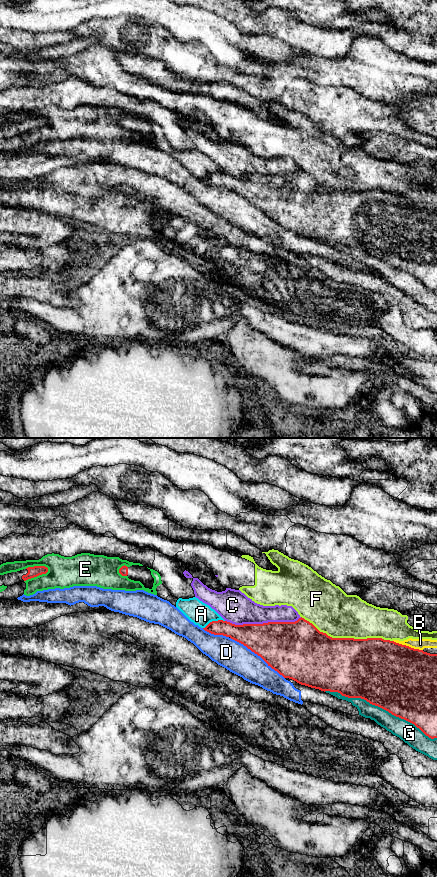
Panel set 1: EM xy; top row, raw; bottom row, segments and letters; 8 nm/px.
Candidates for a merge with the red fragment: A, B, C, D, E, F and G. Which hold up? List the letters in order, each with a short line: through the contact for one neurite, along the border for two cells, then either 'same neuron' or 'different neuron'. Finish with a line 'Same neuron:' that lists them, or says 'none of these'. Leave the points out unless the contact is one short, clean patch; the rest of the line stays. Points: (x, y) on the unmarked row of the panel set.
A: different neuron
B: different neuron
C: different neuron
D: different neuron
E: different neuron
F: different neuron
G: different neuron
Same neuron: none of these

